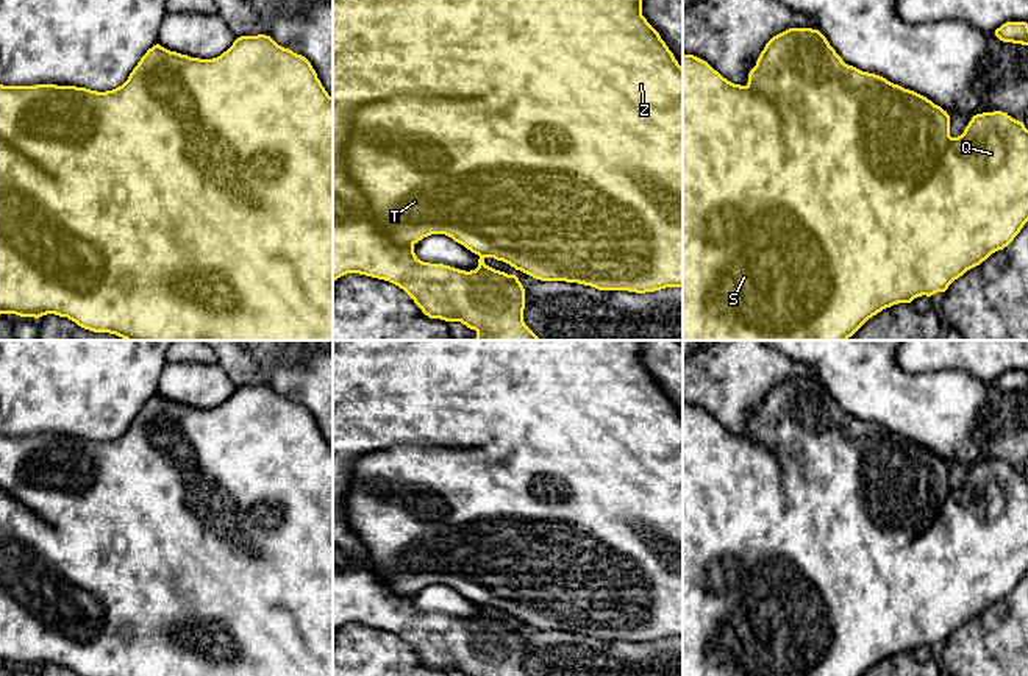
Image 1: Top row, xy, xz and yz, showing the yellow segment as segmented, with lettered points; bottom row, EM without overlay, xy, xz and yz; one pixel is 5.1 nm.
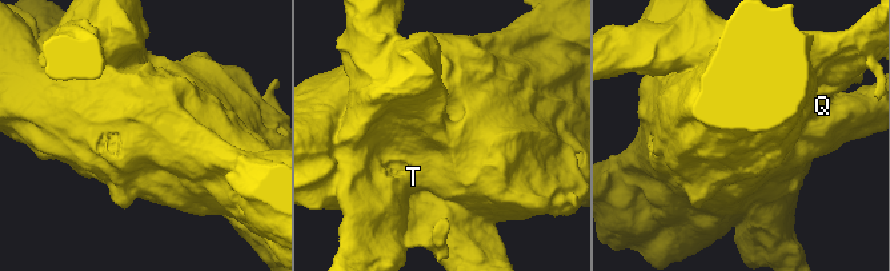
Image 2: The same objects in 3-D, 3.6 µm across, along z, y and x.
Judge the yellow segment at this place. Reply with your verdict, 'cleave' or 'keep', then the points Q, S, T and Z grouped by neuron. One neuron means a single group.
cleave; Q S Z / T

